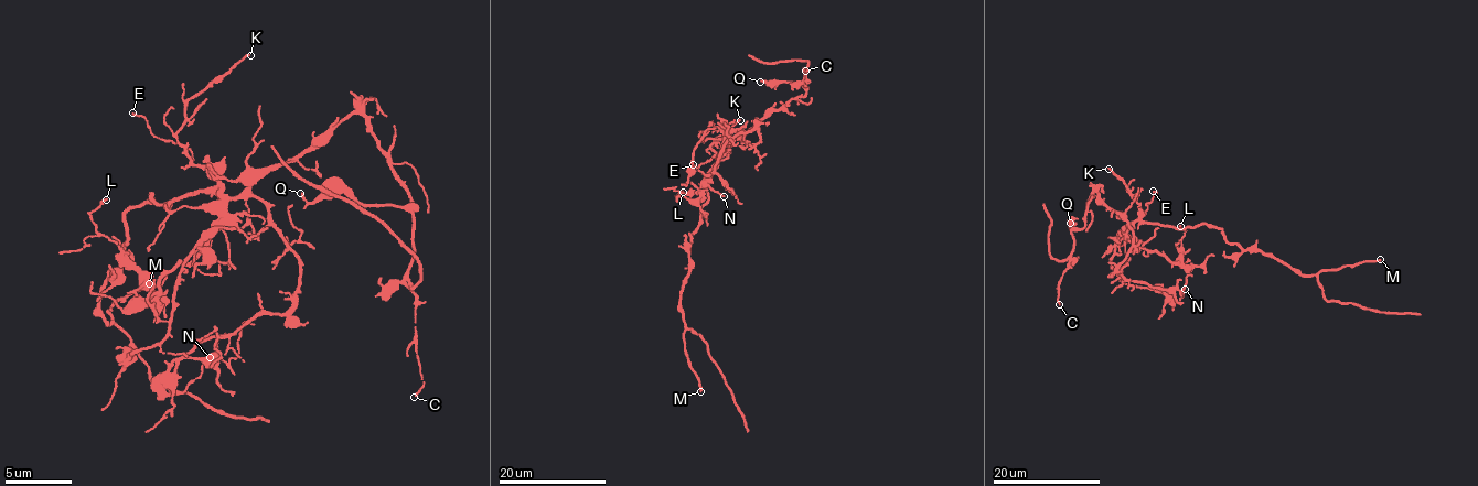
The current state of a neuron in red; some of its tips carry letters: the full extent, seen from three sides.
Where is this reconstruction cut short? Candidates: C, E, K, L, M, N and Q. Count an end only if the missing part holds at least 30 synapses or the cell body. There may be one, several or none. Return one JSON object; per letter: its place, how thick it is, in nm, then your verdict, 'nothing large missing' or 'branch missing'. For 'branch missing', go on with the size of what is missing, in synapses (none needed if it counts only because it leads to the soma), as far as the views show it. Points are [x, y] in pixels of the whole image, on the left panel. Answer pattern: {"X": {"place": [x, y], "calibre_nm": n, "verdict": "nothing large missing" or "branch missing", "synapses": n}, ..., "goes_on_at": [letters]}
{"C": {"place": [414, 397], "calibre_nm": 110, "verdict": "nothing large missing"}, "E": {"place": [132, 112], "calibre_nm": 130, "verdict": "nothing large missing"}, "K": {"place": [250, 55], "calibre_nm": 140, "verdict": "nothing large missing"}, "L": {"place": [106, 200], "calibre_nm": 110, "verdict": "nothing large missing"}, "M": {"place": [149, 283], "calibre_nm": 180, "verdict": "branch missing", "synapses": 30}, "N": {"place": [210, 357], "calibre_nm": 80, "verdict": "nothing large missing"}, "Q": {"place": [300, 193], "calibre_nm": 110, "verdict": "nothing large missing"}, "goes_on_at": ["M"]}

